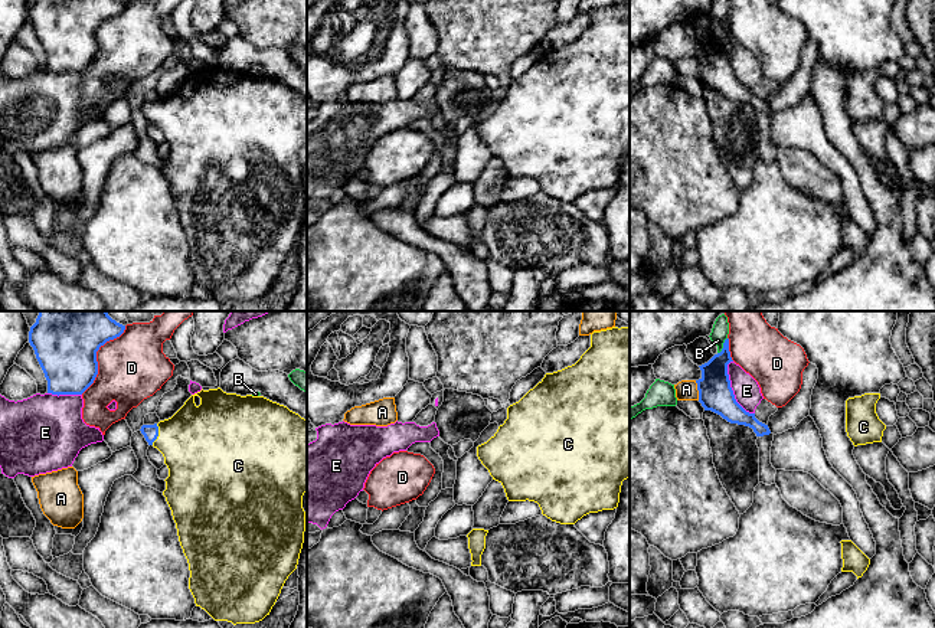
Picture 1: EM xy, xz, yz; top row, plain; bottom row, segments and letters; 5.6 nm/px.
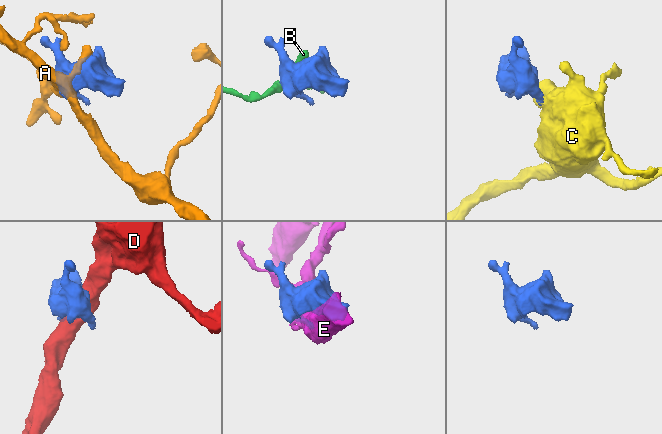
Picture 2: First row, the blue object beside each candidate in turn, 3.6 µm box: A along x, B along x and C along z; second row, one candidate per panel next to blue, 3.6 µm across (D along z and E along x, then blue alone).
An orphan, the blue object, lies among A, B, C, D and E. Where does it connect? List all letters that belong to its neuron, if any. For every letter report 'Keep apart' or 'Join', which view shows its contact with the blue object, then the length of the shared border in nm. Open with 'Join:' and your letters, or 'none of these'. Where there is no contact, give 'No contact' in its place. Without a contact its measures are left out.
Join: C
A: Keep apart. Touches blue in yz. Shared border 110 nm
B: Keep apart. Touches blue in yz. Shared border 110 nm
C: Join. Touches blue in xy. Shared border 120 nm
D: Keep apart. Touches blue in xy. Shared border 460 nm
E: Keep apart. Touches blue in yz. Shared border 340 nm

